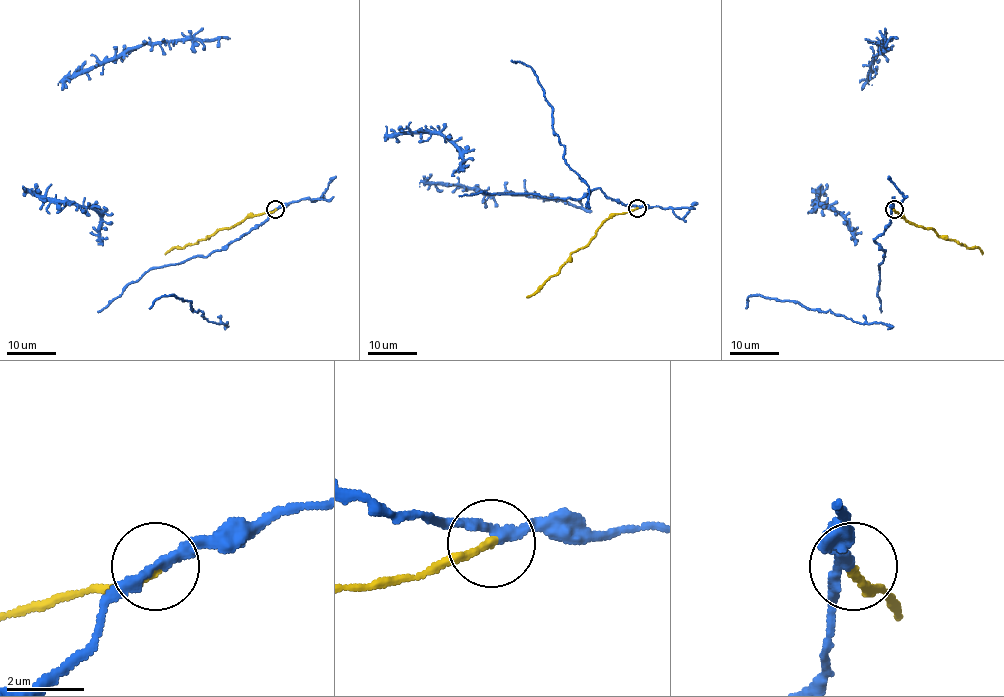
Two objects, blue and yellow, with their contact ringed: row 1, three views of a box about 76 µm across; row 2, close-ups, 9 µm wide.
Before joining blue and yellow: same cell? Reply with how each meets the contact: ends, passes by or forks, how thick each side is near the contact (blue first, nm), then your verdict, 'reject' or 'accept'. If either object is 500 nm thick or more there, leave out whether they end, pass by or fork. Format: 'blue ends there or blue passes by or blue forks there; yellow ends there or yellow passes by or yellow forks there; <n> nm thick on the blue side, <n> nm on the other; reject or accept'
blue passes by; yellow ends there; 260 nm thick on the blue side, 200 nm on the other; reject

